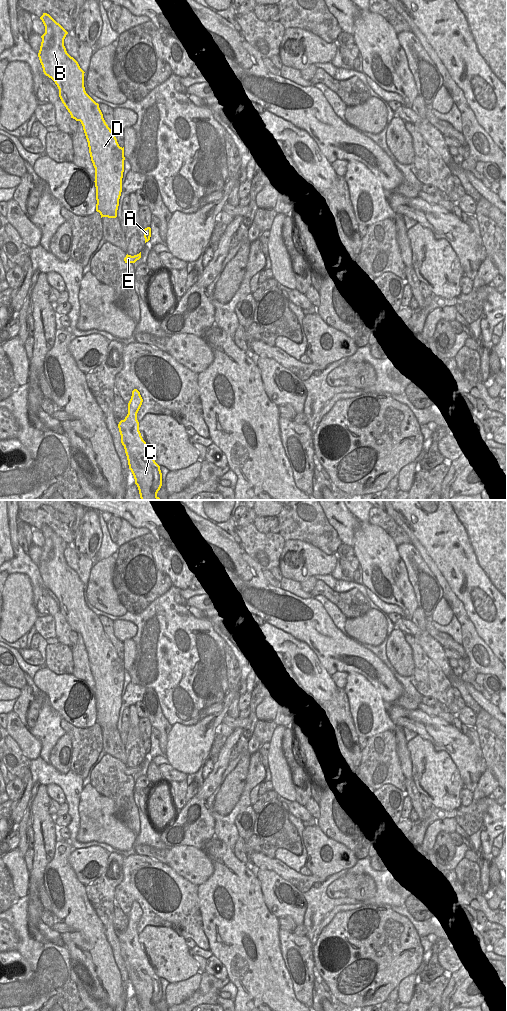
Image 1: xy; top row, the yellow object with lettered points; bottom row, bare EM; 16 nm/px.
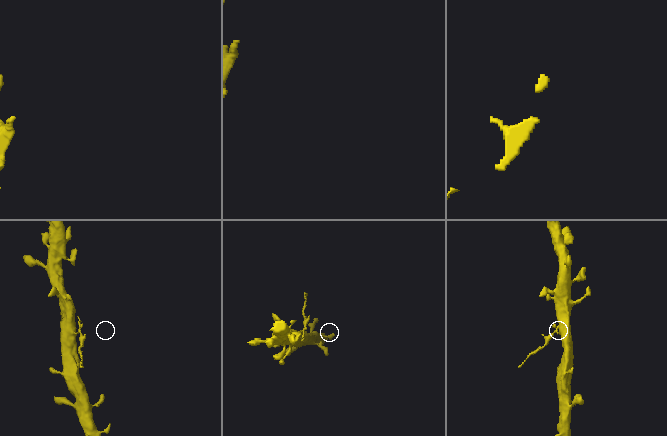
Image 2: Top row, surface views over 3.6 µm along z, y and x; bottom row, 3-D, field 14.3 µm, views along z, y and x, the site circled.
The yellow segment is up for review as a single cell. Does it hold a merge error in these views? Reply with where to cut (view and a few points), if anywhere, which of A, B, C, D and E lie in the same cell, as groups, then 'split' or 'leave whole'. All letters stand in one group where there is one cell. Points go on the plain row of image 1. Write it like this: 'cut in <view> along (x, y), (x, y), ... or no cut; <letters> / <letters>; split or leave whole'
cut in xy along (140, 765), (132, 774); A / B C D E; split

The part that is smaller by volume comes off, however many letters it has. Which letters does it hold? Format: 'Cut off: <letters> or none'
Cut off: A

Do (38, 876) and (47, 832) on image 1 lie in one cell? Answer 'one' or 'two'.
one

